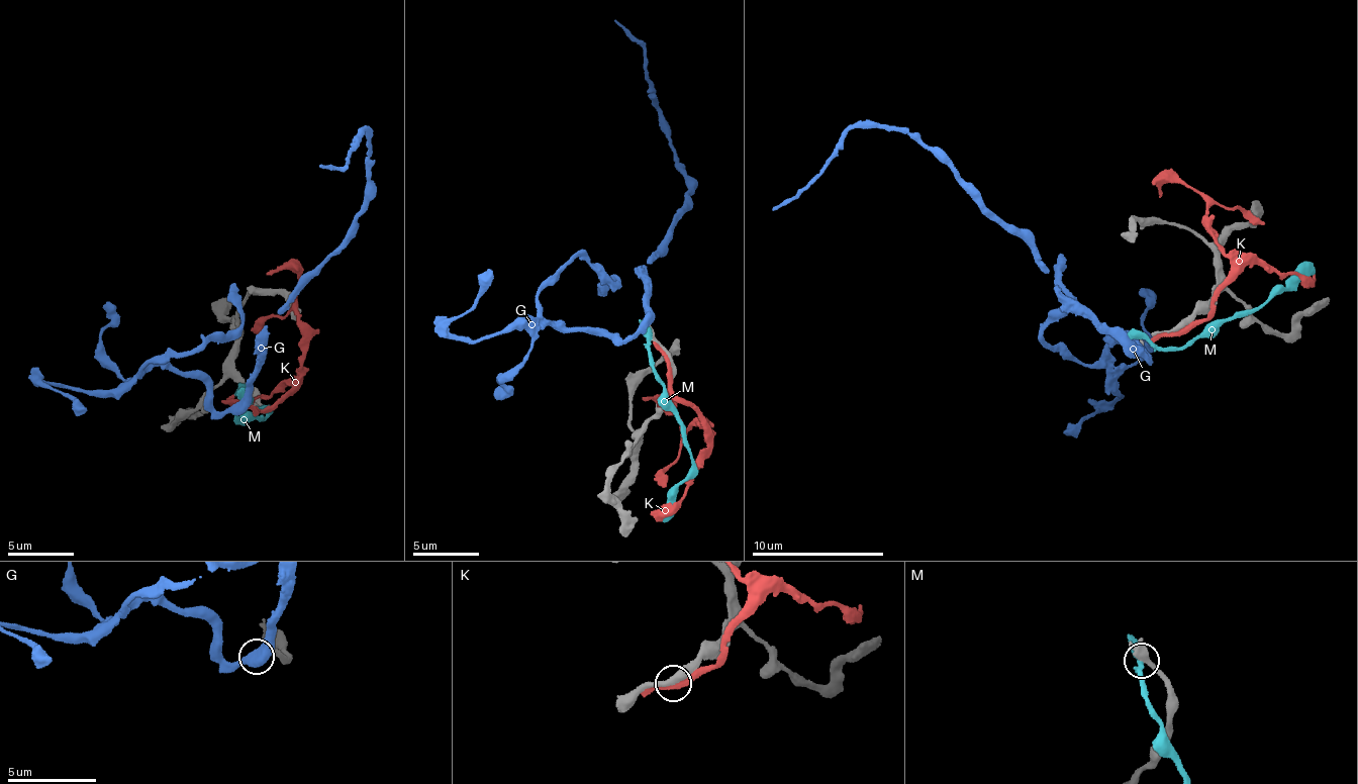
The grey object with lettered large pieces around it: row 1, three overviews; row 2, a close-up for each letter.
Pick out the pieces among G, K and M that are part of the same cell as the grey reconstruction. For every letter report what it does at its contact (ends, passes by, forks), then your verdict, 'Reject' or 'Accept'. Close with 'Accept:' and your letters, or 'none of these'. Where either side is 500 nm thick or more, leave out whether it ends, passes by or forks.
G: Accept
K: It passes by. Reject
M: It passes by. Reject
Accept: G

